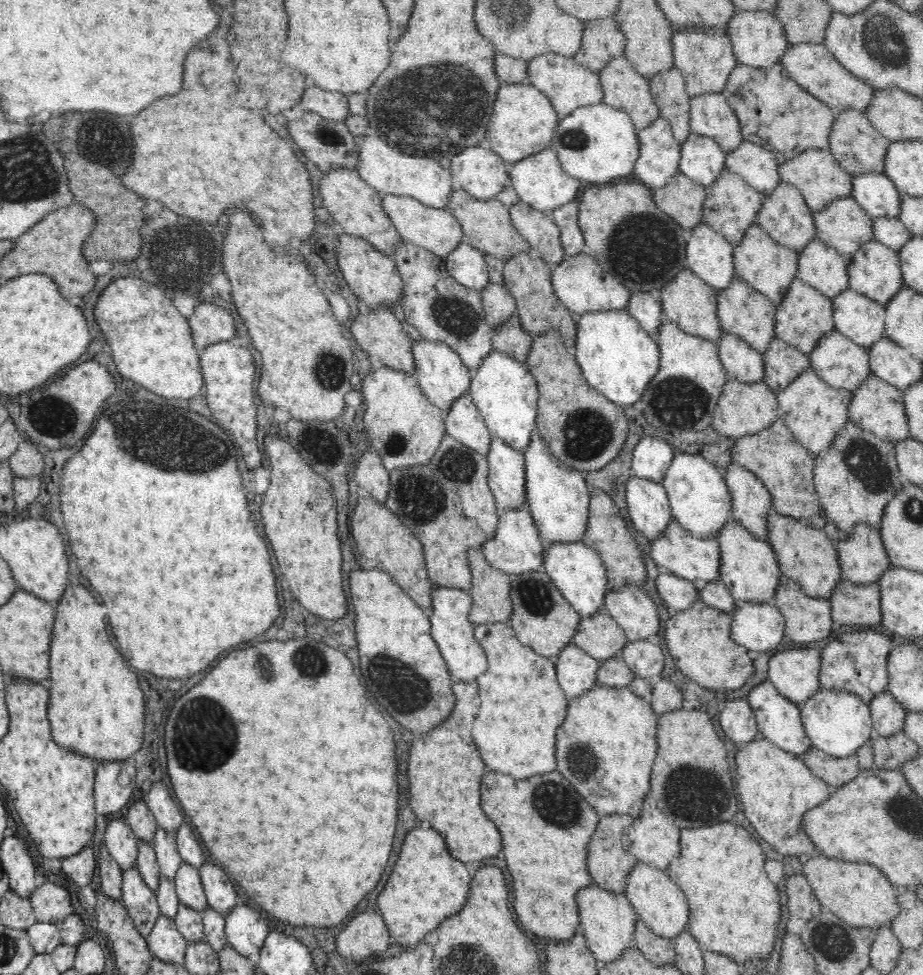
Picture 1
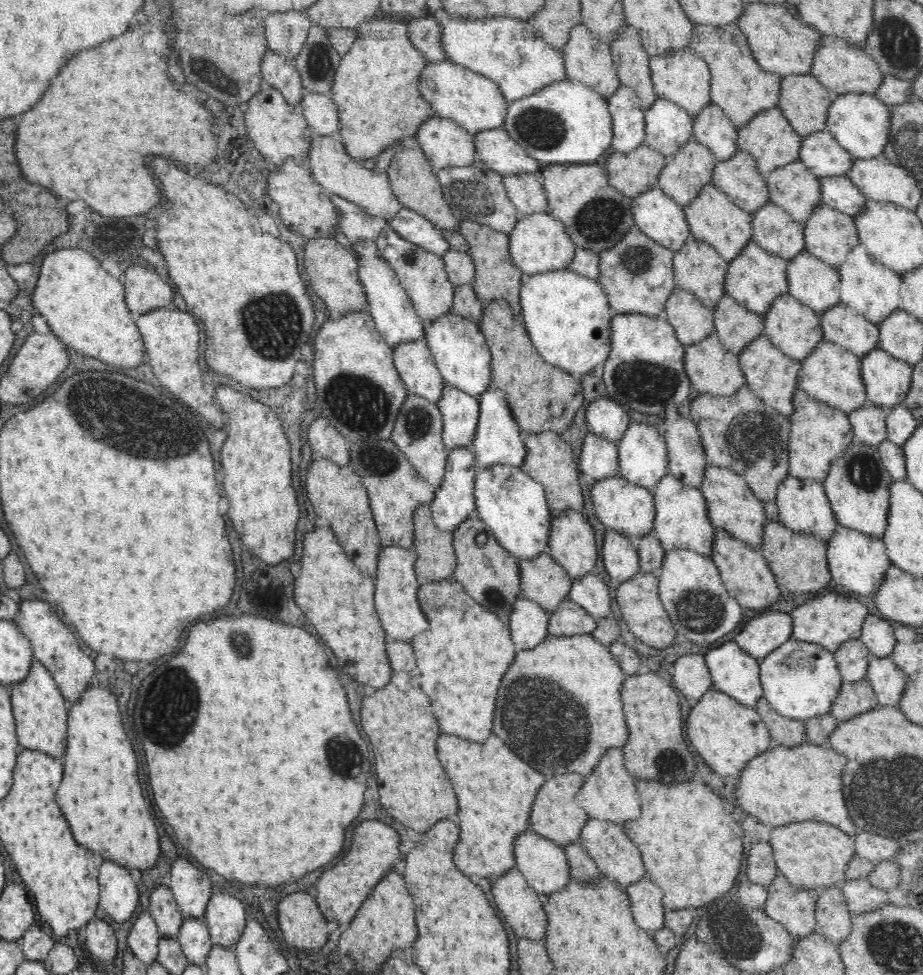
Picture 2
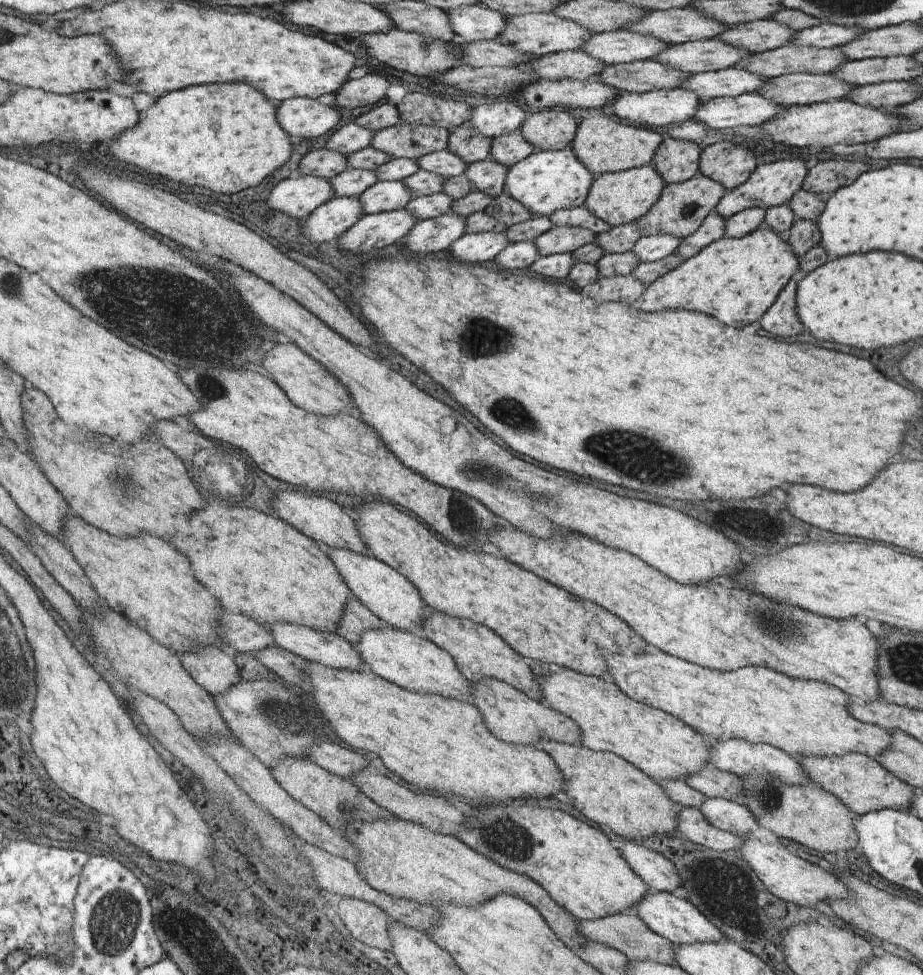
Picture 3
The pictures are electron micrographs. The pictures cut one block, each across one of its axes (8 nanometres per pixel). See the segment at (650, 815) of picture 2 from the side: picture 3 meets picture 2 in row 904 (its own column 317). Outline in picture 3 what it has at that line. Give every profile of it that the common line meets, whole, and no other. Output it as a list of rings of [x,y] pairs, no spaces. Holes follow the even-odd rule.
[[[304,663],[302,691],[317,702],[336,735],[355,750],[377,754],[387,770],[421,790],[443,790],[463,798],[477,798],[475,803],[480,803],[479,798],[523,798],[535,802],[537,798],[566,792],[564,778],[551,756],[535,746],[514,745],[493,736],[485,726],[482,714],[472,704],[406,690],[386,682],[367,668],[349,671]]]

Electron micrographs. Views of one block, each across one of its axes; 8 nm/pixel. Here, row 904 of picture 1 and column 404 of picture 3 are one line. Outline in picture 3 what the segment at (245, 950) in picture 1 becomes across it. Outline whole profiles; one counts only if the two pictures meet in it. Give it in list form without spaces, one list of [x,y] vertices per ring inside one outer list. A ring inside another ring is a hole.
[[[447,212],[417,221],[415,226],[404,234],[403,244],[407,248],[407,254],[428,255],[447,250],[463,233],[464,218]]]

